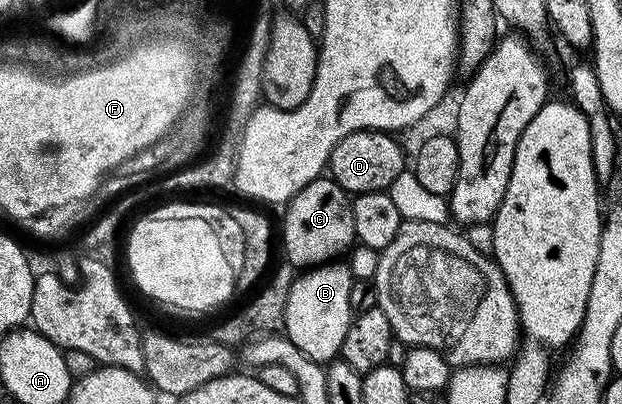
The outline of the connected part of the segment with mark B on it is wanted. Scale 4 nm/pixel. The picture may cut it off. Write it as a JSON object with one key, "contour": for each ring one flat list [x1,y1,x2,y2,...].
{"contour":[[327,263,310,268,294,278,284,313,284,334,297,349,320,363,332,362,341,351,352,323,349,305,354,278,346,264]]}

